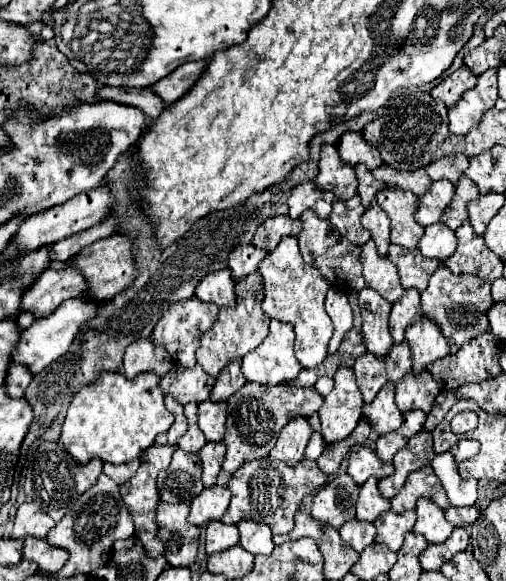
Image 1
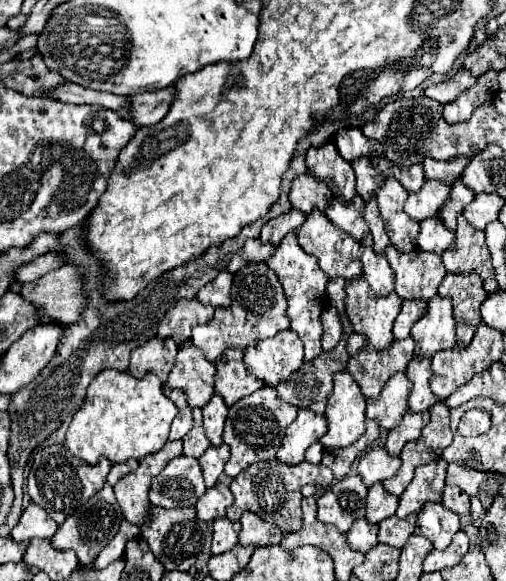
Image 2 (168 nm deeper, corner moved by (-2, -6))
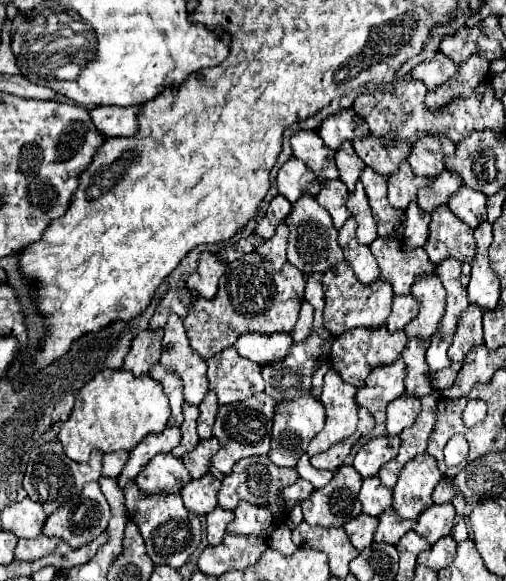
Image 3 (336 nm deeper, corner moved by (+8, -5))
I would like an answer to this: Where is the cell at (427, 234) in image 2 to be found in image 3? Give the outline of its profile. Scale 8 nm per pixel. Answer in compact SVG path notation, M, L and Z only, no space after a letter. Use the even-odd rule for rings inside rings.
M412 201L412 205L408 205L408 209L406 209L404 243L412 249L424 247L424 243L428 239L428 223L430 223L430 215L424 213L416 201Z

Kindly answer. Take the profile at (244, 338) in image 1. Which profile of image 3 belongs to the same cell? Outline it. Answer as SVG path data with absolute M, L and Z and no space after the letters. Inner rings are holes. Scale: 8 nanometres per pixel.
M248 253L234 263L228 263L220 277L218 293L212 299L198 297L192 303L192 309L188 309L188 317L184 317L192 349L204 359L210 359L222 349L232 347L240 335L250 331L290 333L304 301L304 285L304 273L294 265L284 263L284 269L272 269L272 263L266 257L260 257L260 253Z

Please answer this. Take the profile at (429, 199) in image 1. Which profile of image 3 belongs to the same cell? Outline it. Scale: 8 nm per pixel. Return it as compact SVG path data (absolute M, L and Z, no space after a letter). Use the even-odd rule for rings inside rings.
M406 161L400 163L398 171L388 177L388 201L396 209L406 209L410 201L416 199L420 187L428 185L430 177L418 177L412 173Z

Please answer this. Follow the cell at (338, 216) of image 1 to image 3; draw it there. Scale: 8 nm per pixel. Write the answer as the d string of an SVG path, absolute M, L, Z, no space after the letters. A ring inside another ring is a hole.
M340 179L320 181L320 193L316 195L316 201L330 213L336 229L340 229L344 221L350 217L346 209L346 199L348 199L348 189Z

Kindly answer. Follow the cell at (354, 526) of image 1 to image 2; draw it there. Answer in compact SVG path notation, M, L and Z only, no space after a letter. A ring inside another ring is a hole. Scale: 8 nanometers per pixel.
M362 518L362 520L354 522L350 532L346 532L346 538L348 538L348 544L350 544L352 550L366 554L374 544L378 544L376 534L378 534L378 526L376 524L368 524Z

